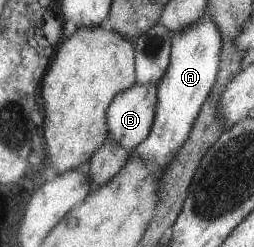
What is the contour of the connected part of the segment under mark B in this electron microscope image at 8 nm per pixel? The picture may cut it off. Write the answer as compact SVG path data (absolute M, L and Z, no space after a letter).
M138 83L118 94L107 115L110 137L134 151L152 133L158 98L157 85Z

